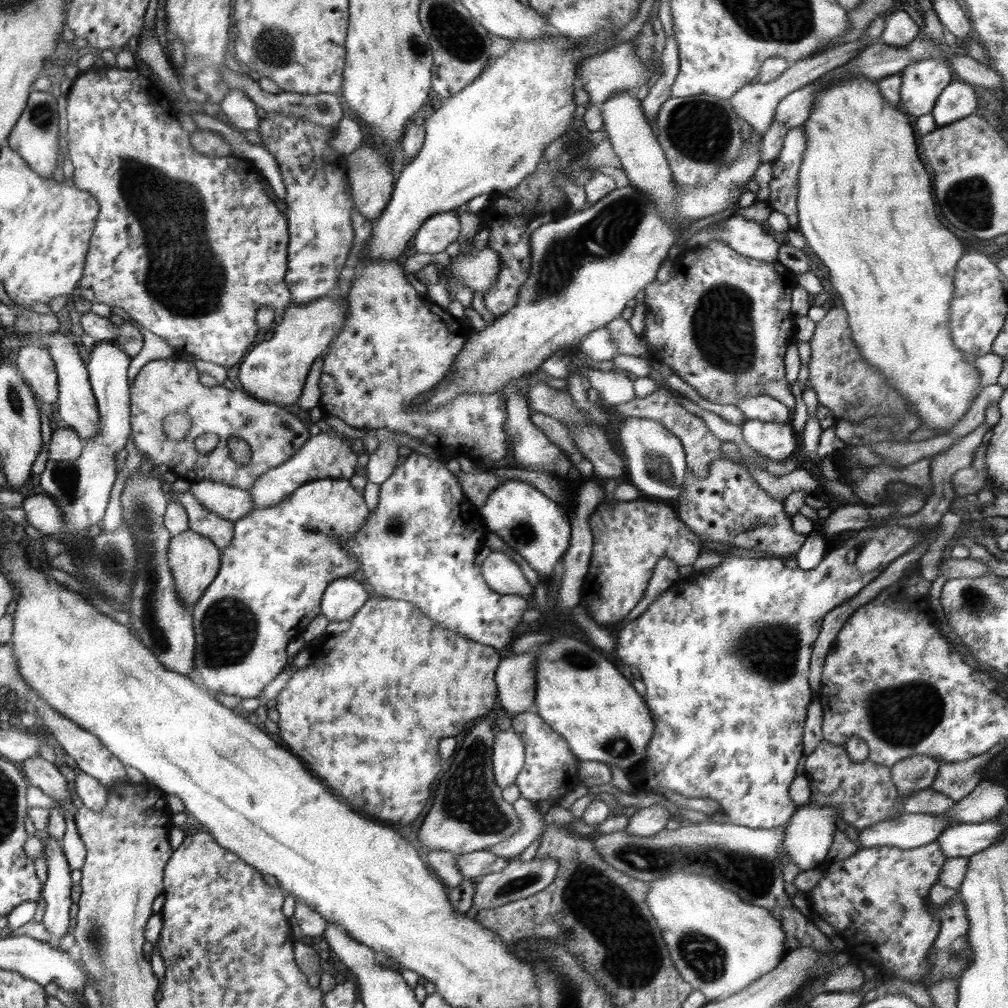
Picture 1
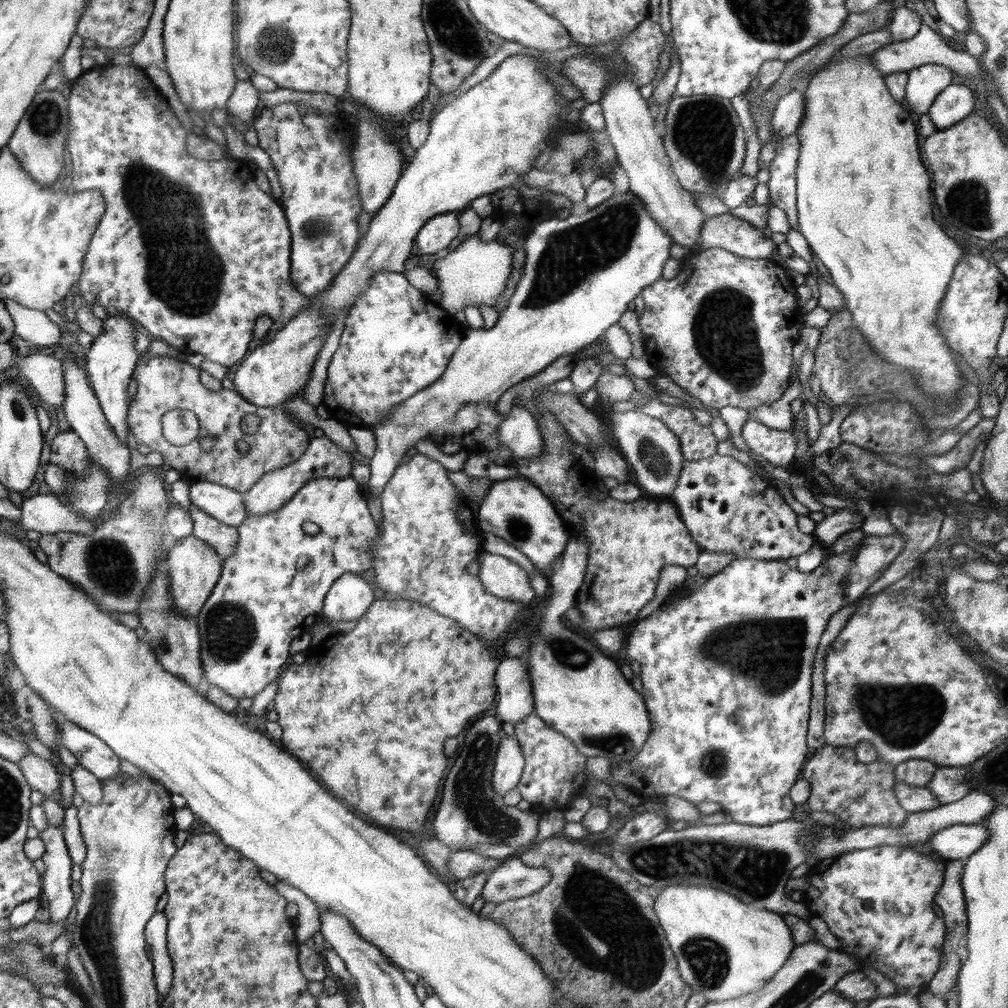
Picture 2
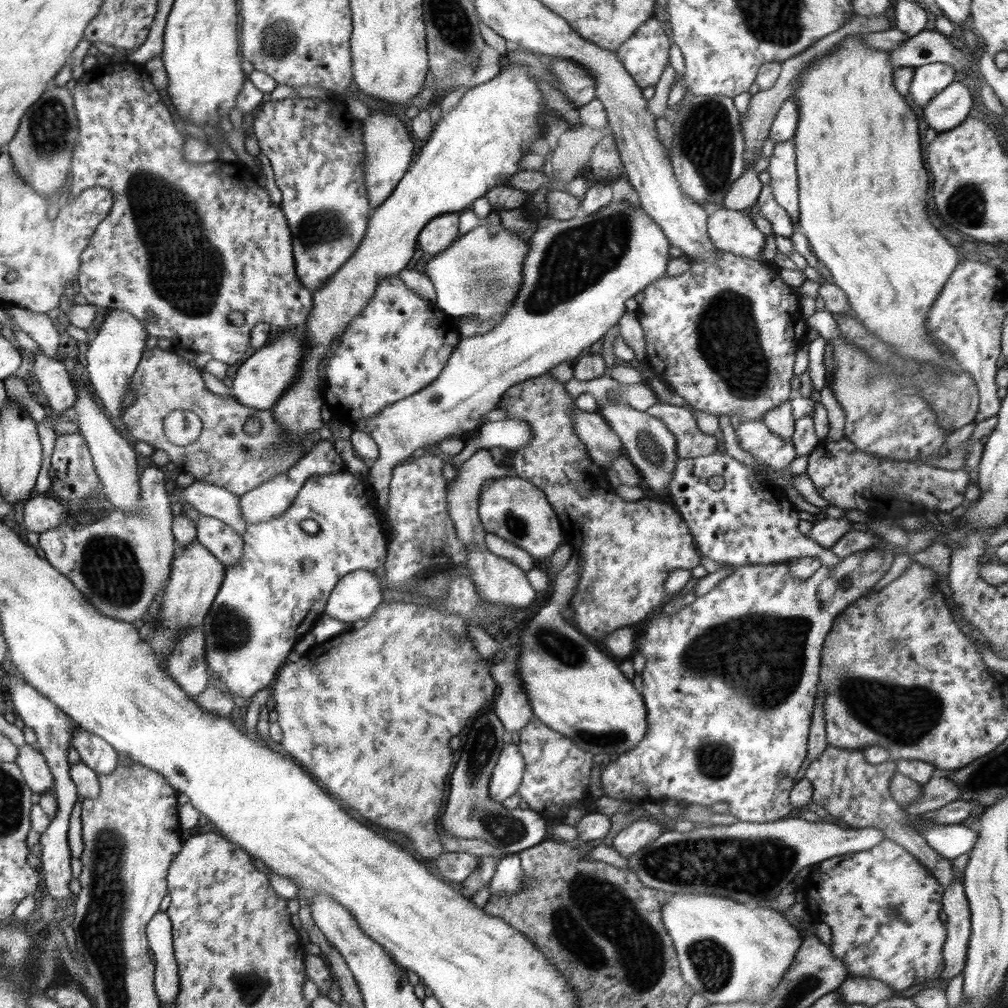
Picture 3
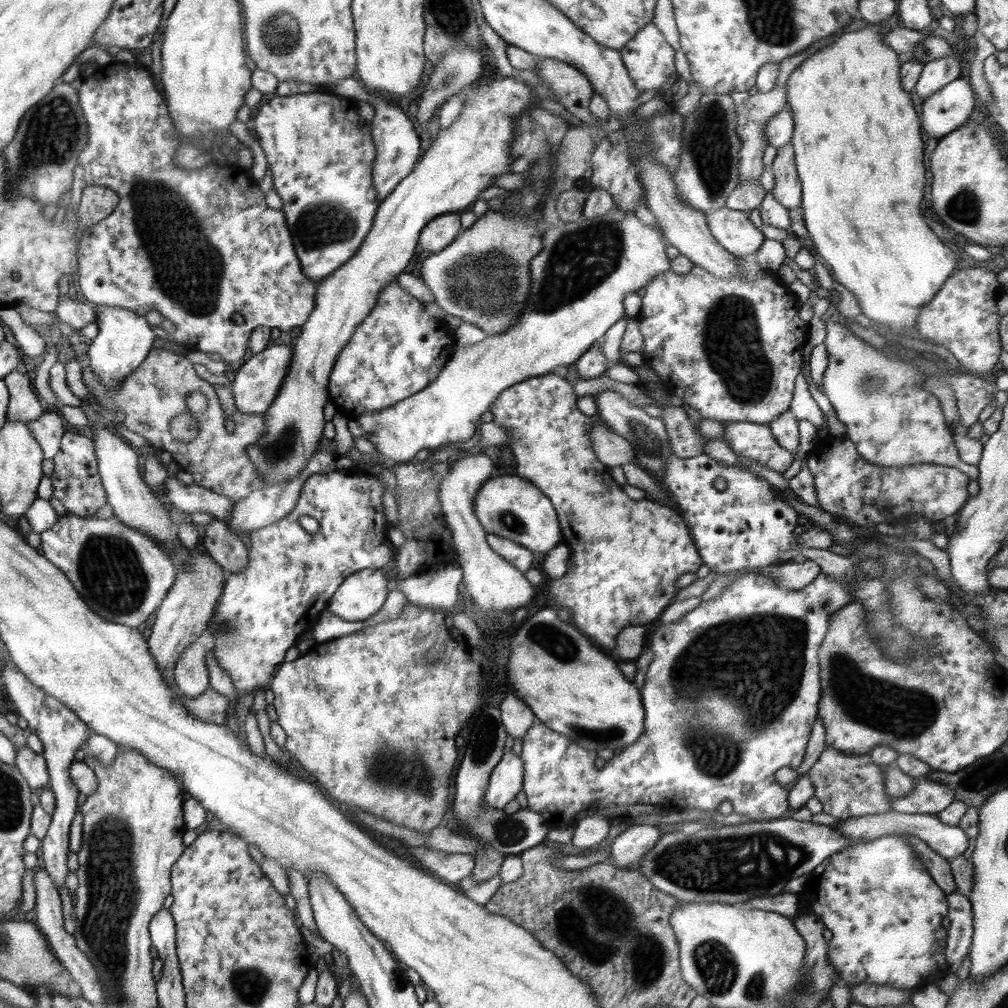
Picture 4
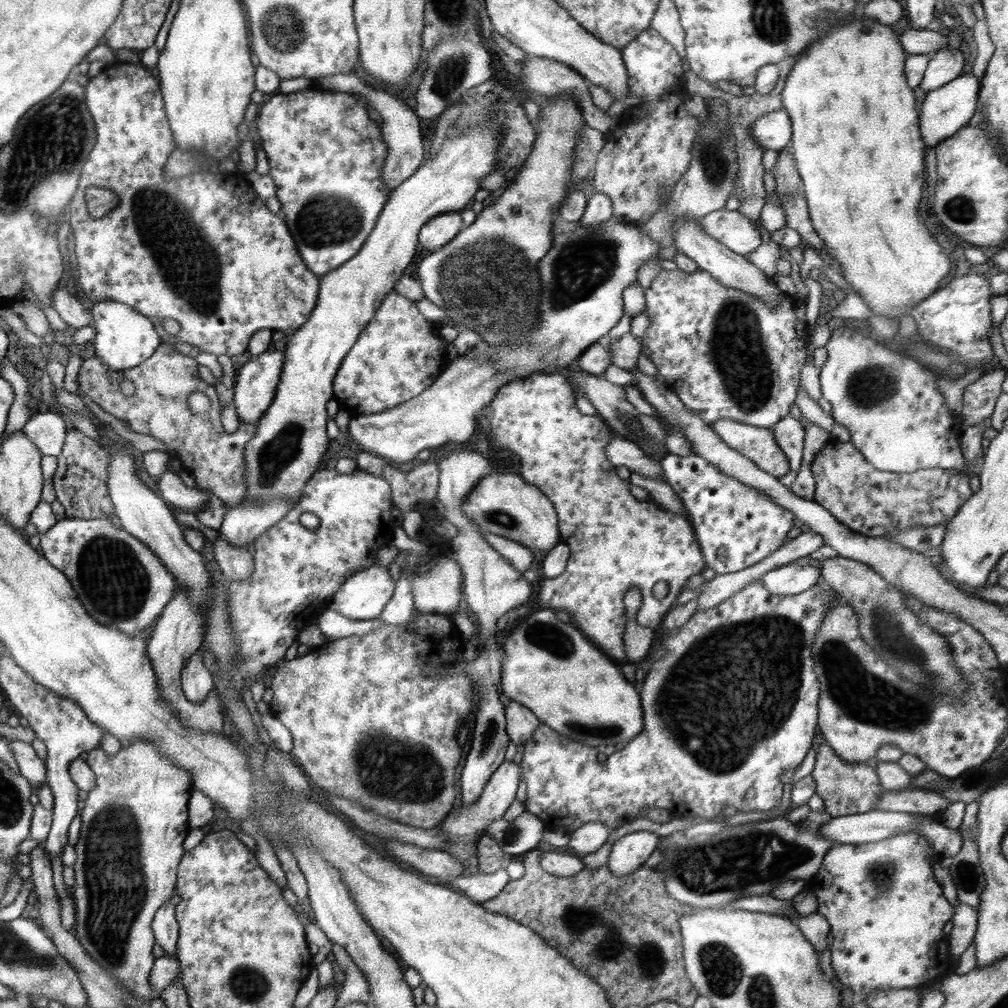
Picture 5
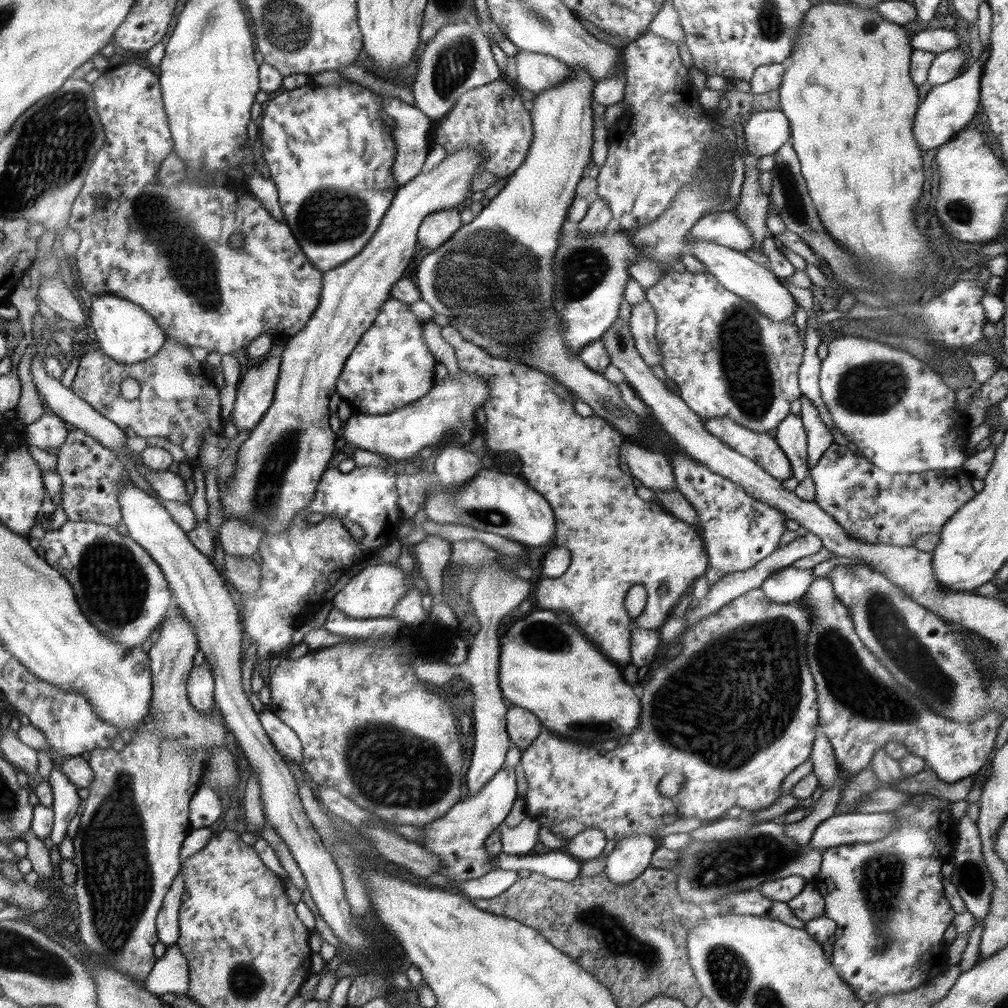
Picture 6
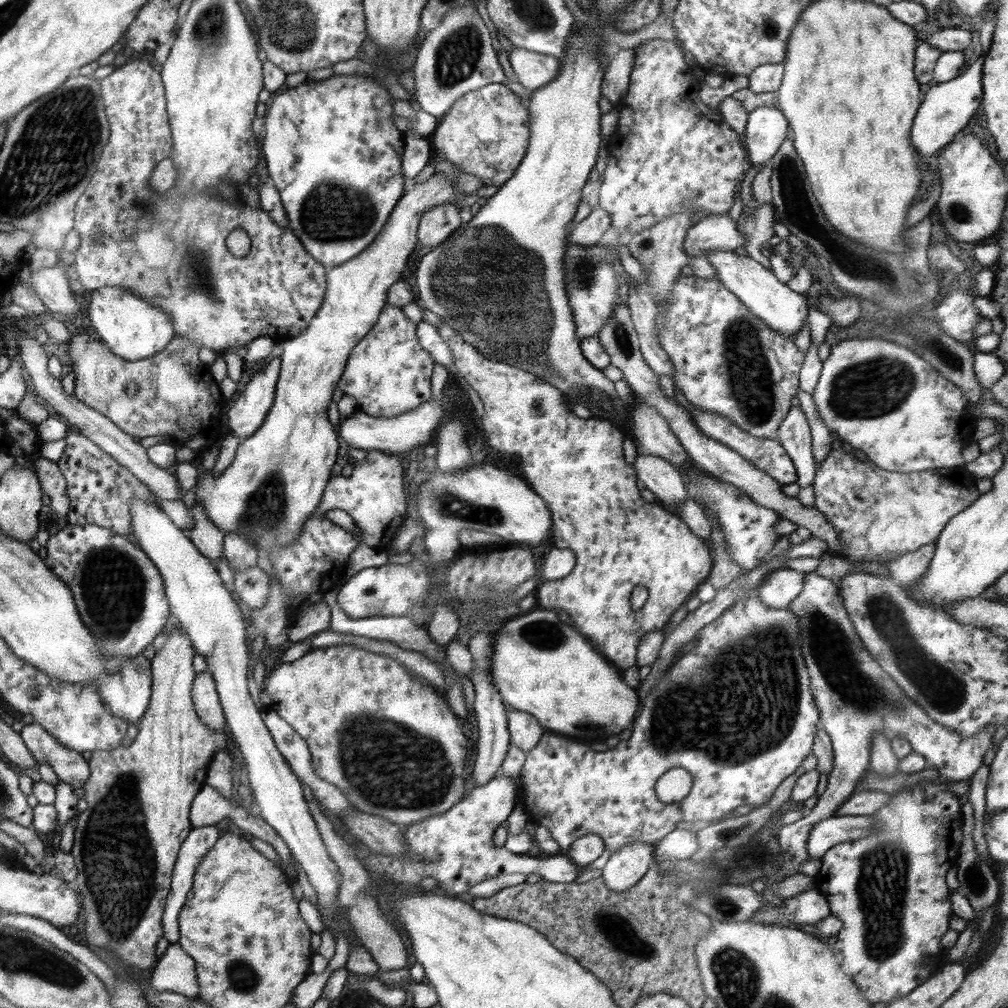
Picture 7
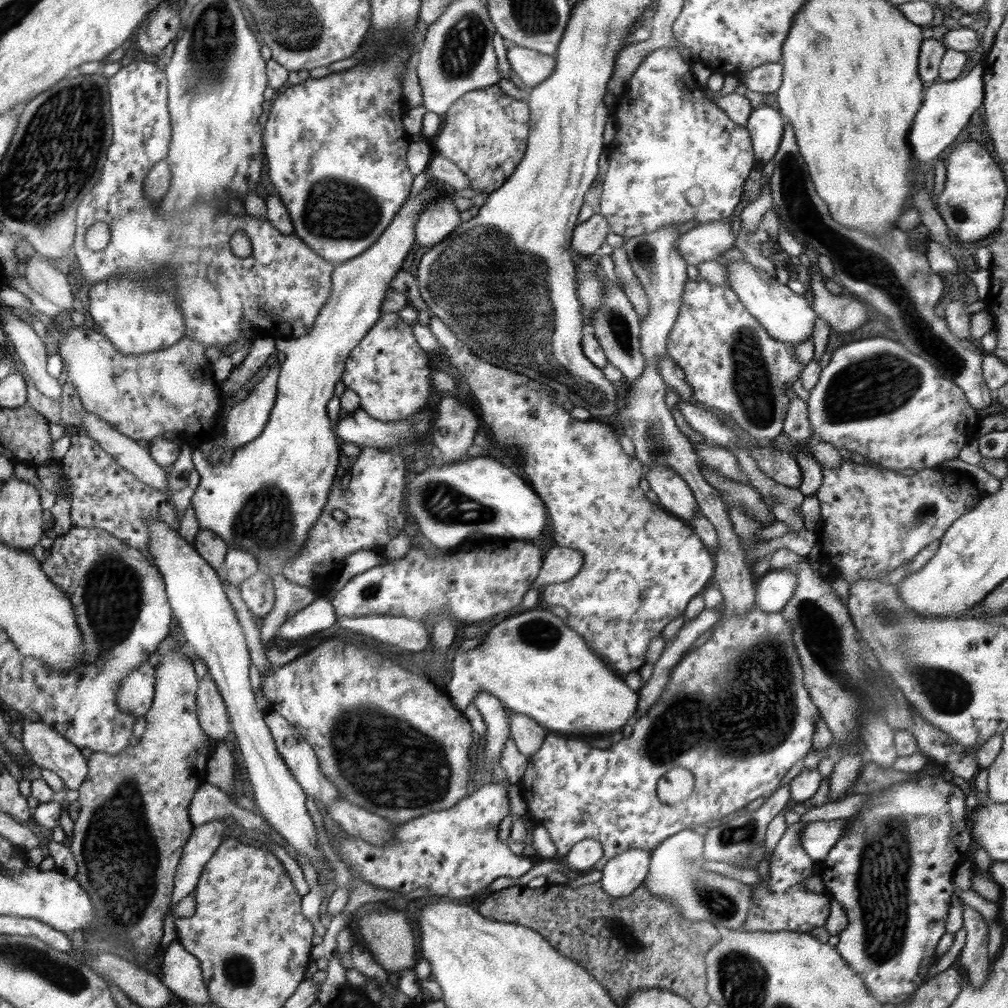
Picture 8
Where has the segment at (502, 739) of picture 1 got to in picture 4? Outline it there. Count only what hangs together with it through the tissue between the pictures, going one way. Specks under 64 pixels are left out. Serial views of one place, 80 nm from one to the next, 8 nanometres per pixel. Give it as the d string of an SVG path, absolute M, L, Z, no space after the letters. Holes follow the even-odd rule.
M512 751L502 754L500 763L492 770L489 788L484 796L488 807L502 809L516 799L523 786L523 763Z

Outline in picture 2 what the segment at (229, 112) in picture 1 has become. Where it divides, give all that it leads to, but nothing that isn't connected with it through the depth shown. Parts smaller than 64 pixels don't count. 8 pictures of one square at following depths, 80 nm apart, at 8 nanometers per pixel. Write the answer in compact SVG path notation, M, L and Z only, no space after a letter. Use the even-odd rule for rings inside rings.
M238 80L232 96L229 96L227 110L233 116L242 120L242 124L255 120L256 108L260 102L257 88L248 80Z

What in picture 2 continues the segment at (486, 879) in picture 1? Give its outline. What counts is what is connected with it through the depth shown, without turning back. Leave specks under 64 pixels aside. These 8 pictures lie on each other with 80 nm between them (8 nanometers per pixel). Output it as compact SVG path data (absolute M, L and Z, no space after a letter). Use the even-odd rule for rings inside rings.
M512 856L488 874L481 895L485 903L494 904L525 897L548 884L550 877L552 871L524 865Z

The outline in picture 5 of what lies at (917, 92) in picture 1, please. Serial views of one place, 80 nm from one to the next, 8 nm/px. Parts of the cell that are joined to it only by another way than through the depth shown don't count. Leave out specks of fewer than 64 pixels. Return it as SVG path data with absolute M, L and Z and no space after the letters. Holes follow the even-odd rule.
M954 43L931 55L919 86L926 92L936 90L958 78L962 70L964 70L964 55Z

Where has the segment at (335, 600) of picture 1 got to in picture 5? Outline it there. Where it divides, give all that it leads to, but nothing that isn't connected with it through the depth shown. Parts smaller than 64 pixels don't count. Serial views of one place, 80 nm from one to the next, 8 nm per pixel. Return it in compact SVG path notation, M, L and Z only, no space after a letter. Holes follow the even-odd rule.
M381 565L356 570L332 595L328 608L350 620L378 619L394 594L395 581Z

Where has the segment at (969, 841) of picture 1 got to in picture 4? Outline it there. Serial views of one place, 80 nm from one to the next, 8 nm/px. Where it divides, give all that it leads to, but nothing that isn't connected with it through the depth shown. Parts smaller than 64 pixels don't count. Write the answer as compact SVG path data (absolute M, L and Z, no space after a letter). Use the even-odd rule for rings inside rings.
M890 811L887 813L864 815L859 817L842 819L834 825L843 836L851 838L851 840L876 840L883 837L891 837L893 834L913 834L923 840L932 850L935 850L943 858L956 858L963 854L968 848L968 836L958 826L950 826L944 824L931 814L904 814L901 812Z

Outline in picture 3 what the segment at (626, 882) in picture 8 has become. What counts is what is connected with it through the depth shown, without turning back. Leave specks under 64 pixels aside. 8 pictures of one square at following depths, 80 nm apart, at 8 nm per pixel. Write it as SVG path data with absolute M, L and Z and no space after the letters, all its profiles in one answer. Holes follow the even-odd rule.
M638 819L628 827L620 830L618 835L612 839L614 847L623 858L628 859L635 852L644 848L648 843L652 843L662 834L660 824L653 821Z

